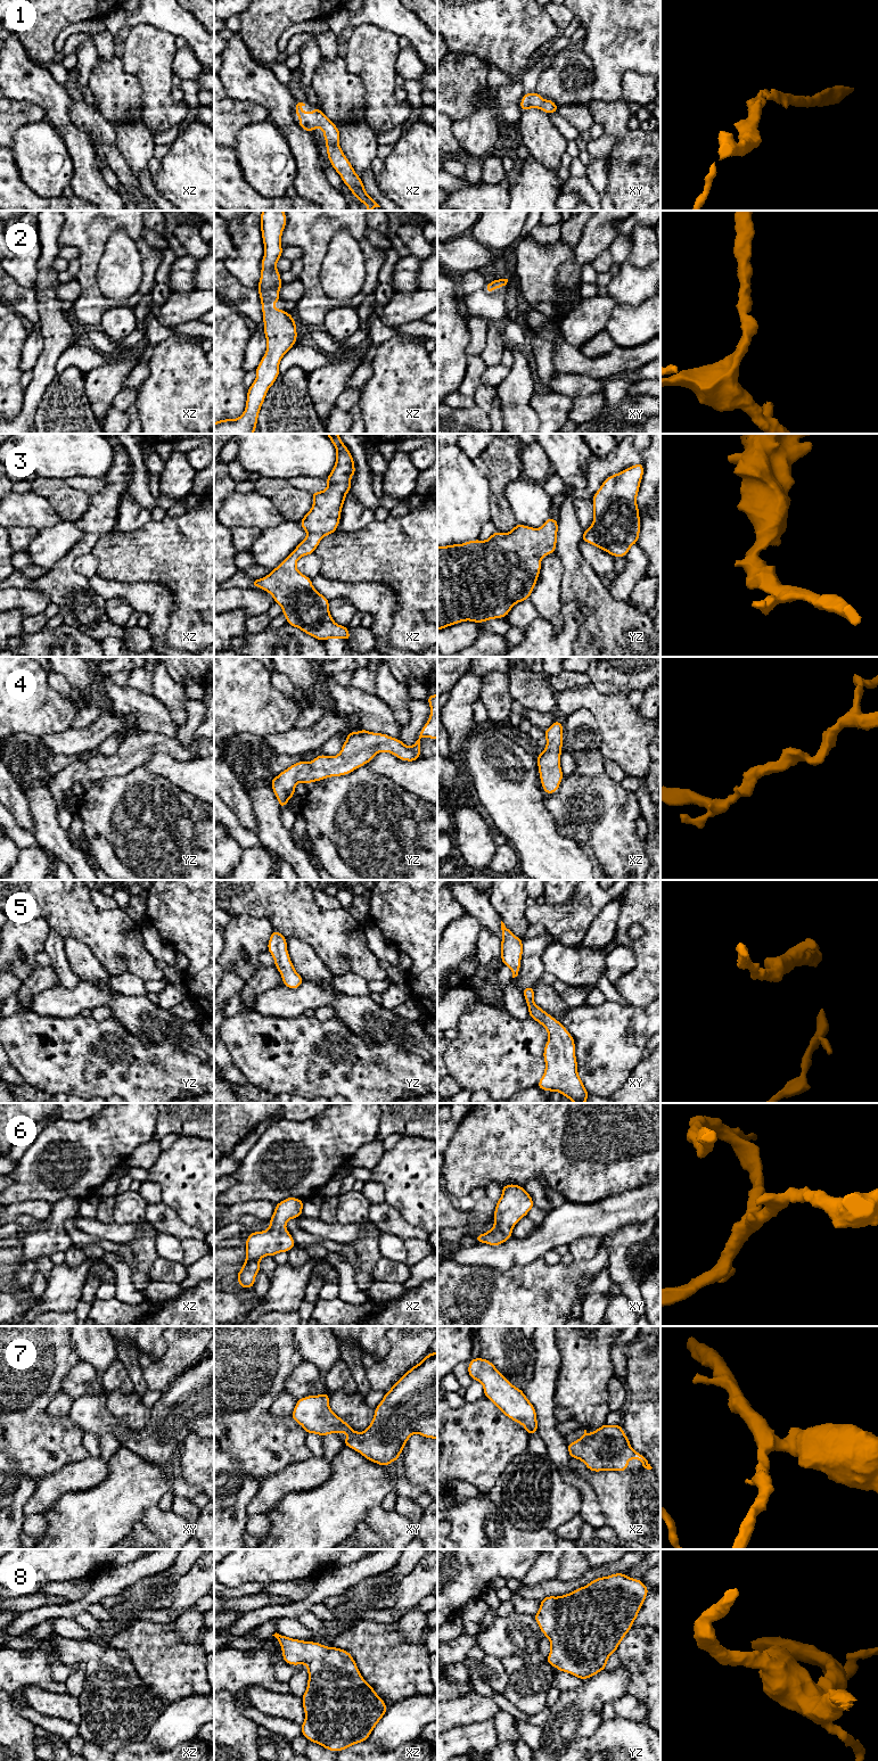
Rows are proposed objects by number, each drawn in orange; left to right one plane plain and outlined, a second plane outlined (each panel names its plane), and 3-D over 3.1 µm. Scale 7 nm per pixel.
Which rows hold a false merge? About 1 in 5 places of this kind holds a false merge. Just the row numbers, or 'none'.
none

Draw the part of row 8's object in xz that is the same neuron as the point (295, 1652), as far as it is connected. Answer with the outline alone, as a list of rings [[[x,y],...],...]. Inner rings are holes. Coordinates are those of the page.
[[[277,1632],[272,1636],[281,1645],[282,1660],[286,1663],[294,1667],[305,1664],[309,1670],[307,1687],[301,1697],[305,1712],[305,1720],[301,1725],[302,1735],[333,1752],[366,1742],[388,1707],[363,1679],[353,1656],[335,1646],[292,1639]]]

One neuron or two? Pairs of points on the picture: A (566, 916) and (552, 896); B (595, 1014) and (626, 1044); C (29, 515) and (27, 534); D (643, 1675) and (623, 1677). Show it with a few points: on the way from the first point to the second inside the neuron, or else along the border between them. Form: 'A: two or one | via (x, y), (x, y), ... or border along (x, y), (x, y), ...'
A: two | border along (574, 891), (565, 903), (546, 903)
B: one | via (602, 1022), (618, 1037)
C: two | border along (11, 527), (33, 527), (37, 531)
D: two | border along (620, 1664), (629, 1673), (626, 1693)

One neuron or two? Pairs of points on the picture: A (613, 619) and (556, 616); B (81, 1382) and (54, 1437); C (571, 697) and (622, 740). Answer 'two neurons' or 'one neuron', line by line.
A: two neurons
B: two neurons
C: one neuron

